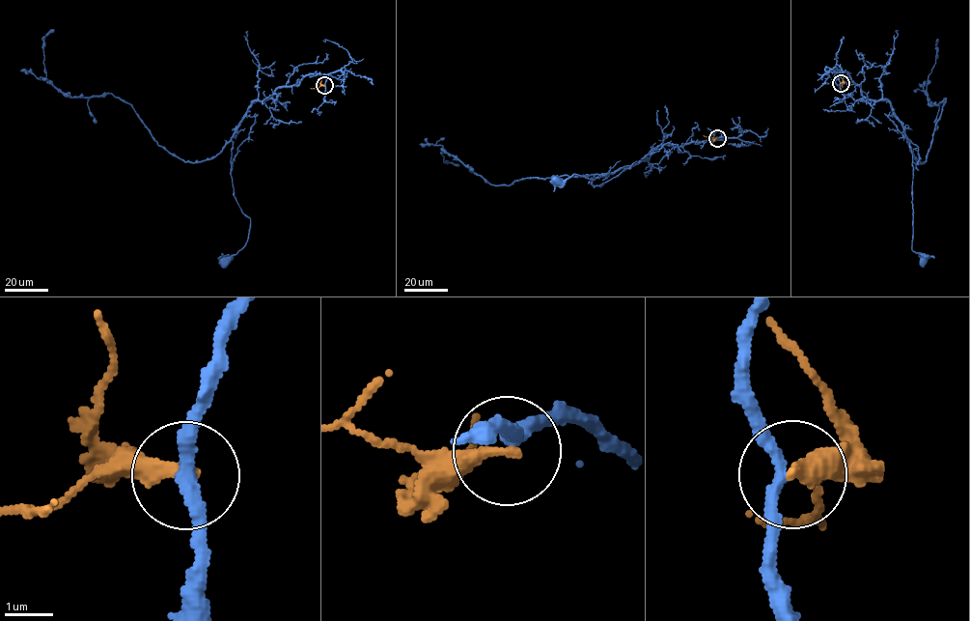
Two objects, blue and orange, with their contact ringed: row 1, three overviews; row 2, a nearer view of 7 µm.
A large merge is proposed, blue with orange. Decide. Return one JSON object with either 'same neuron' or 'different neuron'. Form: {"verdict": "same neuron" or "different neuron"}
{"verdict": "different neuron"}

